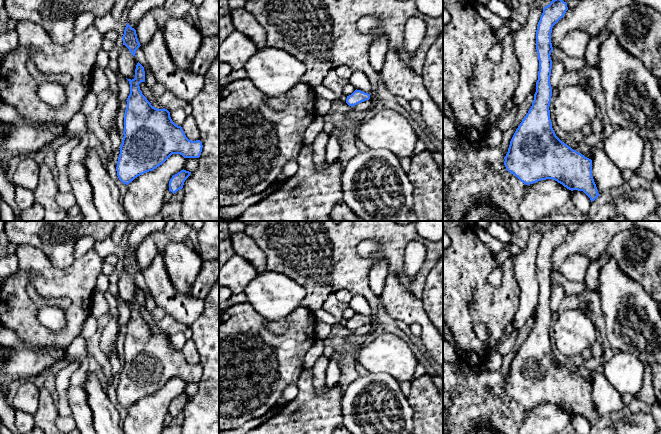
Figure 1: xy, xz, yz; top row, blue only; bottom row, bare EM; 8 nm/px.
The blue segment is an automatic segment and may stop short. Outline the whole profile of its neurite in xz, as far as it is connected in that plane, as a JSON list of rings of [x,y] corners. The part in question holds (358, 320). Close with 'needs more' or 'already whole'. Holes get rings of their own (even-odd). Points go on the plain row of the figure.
[[[356,313],[351,319],[347,320],[346,327],[349,330],[353,331],[369,323],[370,323],[370,318]]] | already whole

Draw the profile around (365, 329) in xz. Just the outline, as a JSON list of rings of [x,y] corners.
[[[366,324],[364,326],[361,326],[355,330],[352,331],[352,335],[358,335],[358,336],[363,336],[365,334],[368,334],[371,331],[371,325]]]

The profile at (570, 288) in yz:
[[[554,272],[551,276],[551,284],[561,285],[564,289],[564,292],[567,295],[579,295],[583,293],[586,289],[586,285],[584,282],[576,283],[567,280],[561,273]]]

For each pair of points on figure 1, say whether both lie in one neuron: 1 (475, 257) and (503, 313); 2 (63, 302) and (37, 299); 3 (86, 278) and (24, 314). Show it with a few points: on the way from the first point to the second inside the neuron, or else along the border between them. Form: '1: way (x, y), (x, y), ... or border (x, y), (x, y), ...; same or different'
1: way (475, 271), (475, 284), (490, 299); same
2: way (57, 302), (43, 302); same
3: way (80, 302), (74, 324), (62, 336), (46, 336); same

